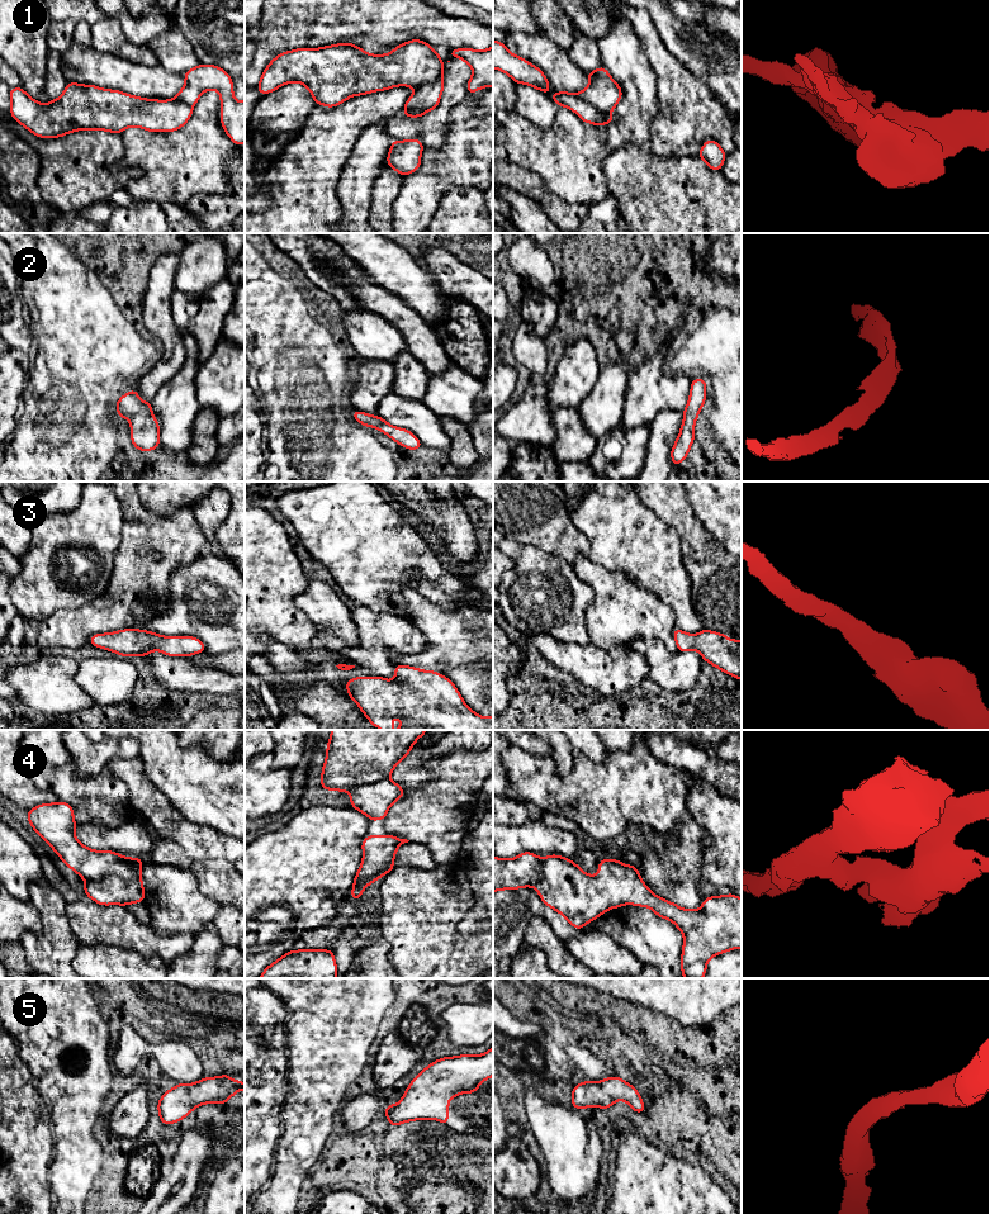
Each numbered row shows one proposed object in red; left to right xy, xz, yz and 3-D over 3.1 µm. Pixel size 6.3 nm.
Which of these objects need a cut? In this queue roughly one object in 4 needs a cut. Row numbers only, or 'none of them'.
1, 4

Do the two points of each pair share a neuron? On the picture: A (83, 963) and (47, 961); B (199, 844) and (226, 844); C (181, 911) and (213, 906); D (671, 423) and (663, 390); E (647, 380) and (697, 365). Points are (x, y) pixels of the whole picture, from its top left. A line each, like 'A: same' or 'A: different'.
A: different
B: same
C: same
D: different
E: different

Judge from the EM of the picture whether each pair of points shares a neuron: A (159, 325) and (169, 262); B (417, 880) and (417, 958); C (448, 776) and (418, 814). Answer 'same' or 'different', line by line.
A: same
B: same
C: same

